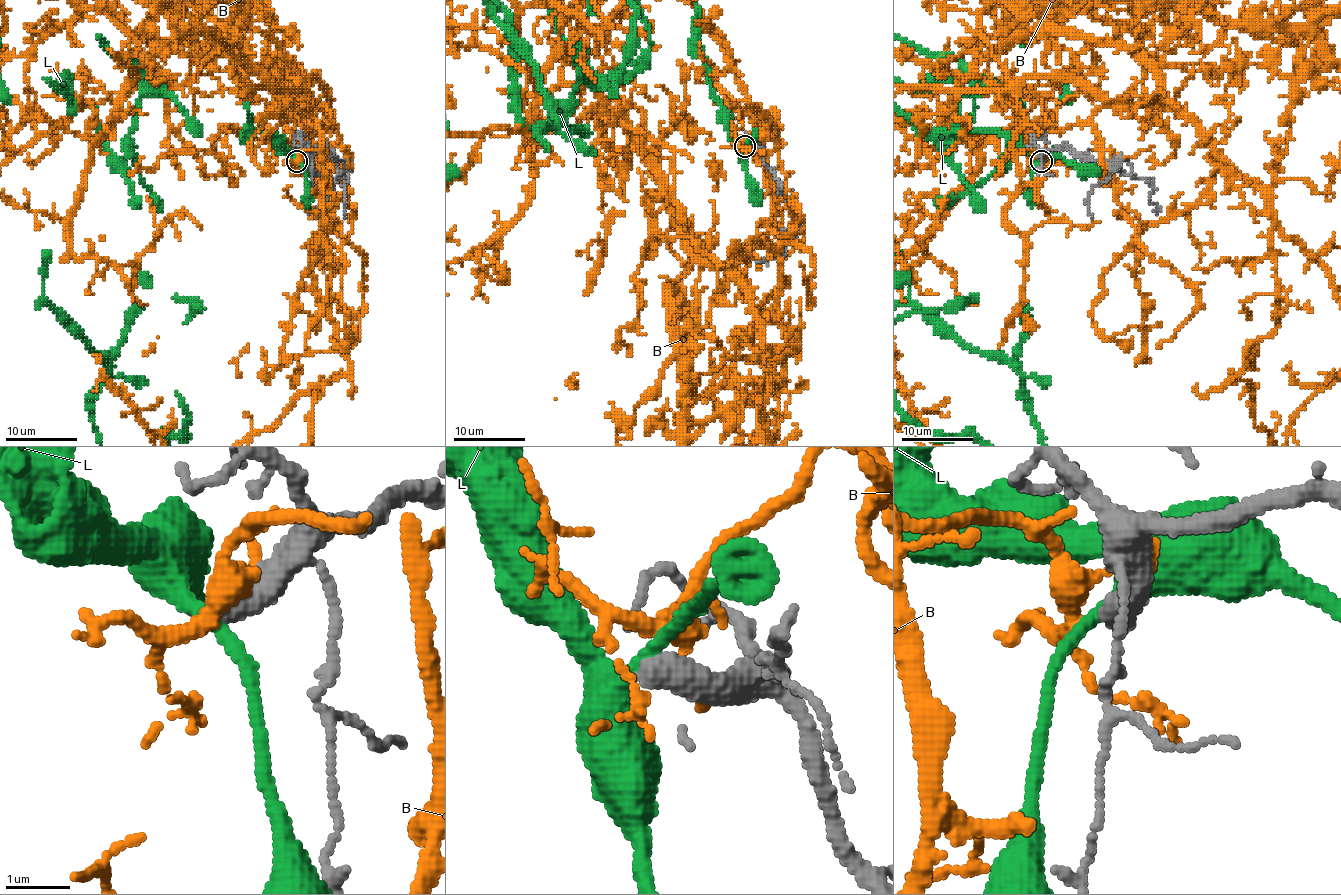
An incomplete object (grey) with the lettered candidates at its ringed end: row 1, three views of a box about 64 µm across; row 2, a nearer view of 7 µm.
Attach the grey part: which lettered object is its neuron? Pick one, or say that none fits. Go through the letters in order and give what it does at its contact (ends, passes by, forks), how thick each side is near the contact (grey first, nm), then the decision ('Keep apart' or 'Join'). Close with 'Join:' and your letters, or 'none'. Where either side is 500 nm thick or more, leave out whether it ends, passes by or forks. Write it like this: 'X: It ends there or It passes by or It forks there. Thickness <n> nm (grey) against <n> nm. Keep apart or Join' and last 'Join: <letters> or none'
B: It ends there. Thickness 380 nm (grey) against 160 nm. Keep apart
L: It passes by. Thickness 480 nm (grey) against 340 nm. Keep apart
Join: none

